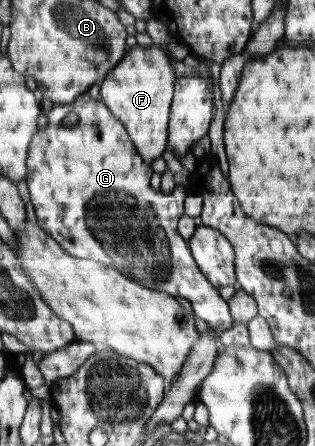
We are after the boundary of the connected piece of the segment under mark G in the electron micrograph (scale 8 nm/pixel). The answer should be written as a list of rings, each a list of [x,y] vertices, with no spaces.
[[[87,92],[77,96],[77,99],[72,104],[53,104],[53,109],[46,116],[48,118],[47,127],[37,130],[36,136],[33,136],[32,144],[29,144],[28,172],[27,178],[25,178],[37,217],[37,223],[40,225],[40,228],[44,229],[46,233],[49,233],[53,239],[59,242],[62,248],[74,257],[101,261],[103,264],[124,273],[129,279],[145,285],[145,288],[159,292],[167,292],[169,296],[181,296],[181,298],[185,298],[185,300],[191,303],[195,316],[200,317],[201,320],[205,320],[208,326],[216,331],[218,335],[225,332],[225,330],[229,330],[229,328],[233,326],[234,320],[232,313],[229,312],[228,301],[225,301],[225,299],[219,295],[219,291],[212,285],[204,273],[200,272],[200,267],[196,263],[196,259],[192,256],[191,246],[189,246],[188,241],[180,235],[179,222],[181,215],[184,214],[183,201],[187,196],[187,192],[183,189],[183,186],[176,184],[171,194],[165,194],[157,188],[151,188],[151,184],[149,184],[149,180],[152,180],[151,174],[153,174],[151,166],[147,166],[147,164],[141,160],[139,152],[137,152],[135,146],[133,146],[132,137],[127,136],[127,129],[124,127],[124,124],[115,116],[112,116],[107,106],[102,102],[100,95],[95,99]]]

